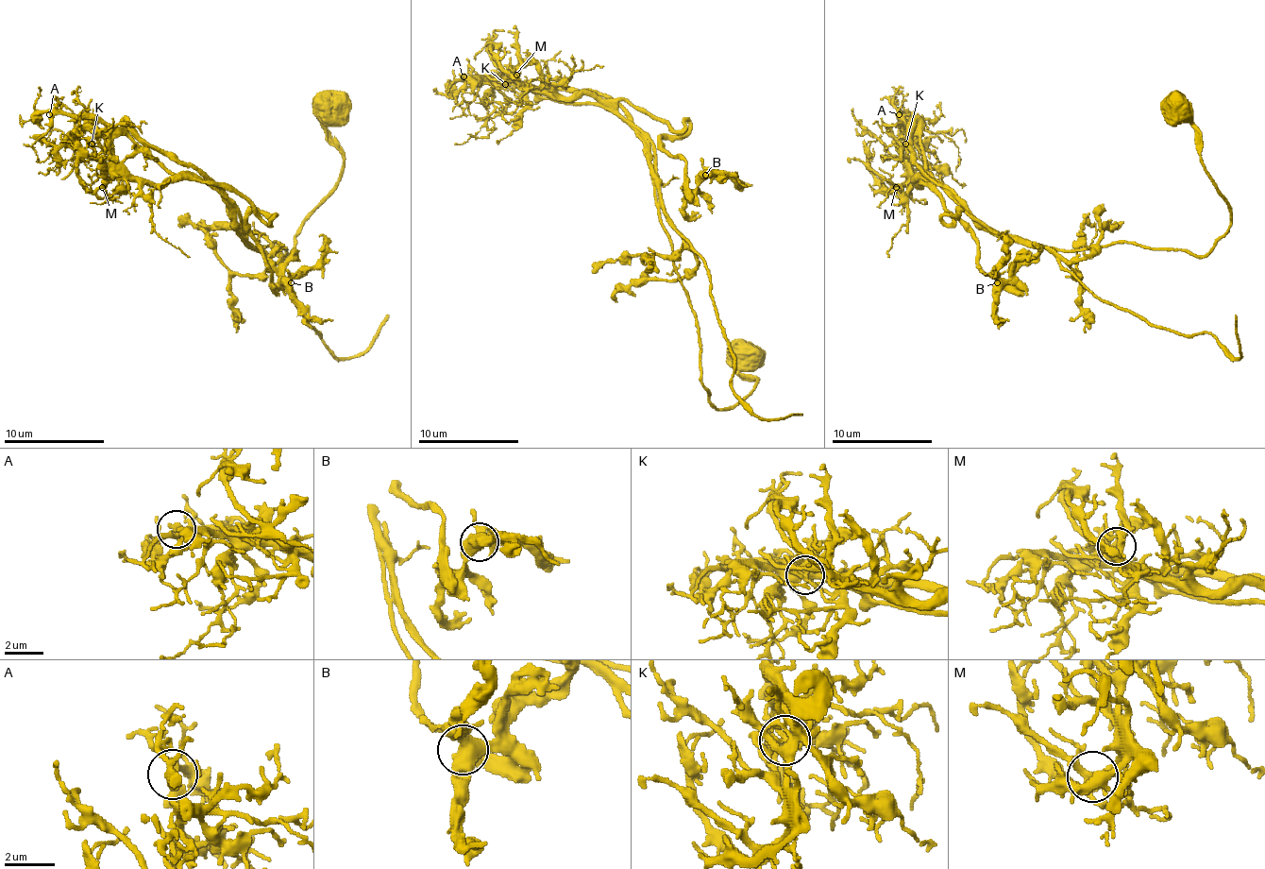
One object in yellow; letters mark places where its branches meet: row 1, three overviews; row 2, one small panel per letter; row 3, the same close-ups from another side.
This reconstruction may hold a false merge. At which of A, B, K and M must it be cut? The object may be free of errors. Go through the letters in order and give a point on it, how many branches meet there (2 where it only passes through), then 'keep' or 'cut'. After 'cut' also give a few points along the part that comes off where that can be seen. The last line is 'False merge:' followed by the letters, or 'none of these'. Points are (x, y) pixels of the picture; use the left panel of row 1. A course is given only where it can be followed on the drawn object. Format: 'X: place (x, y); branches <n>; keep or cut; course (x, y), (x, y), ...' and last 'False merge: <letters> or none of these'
A: place (49, 114); branches 5; keep
B: place (291, 282); branches 4; keep
K: place (92, 144); branches 6; cut; course (92, 144), (90, 157), (155, 184), (205, 179), (235, 207), (241, 230), (339, 358), (359, 356), (389, 315)
M: place (102, 187); branches 5; keep
False merge: K

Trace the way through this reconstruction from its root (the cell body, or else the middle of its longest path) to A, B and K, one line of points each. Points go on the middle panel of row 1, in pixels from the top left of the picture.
A: (660, 203), (660, 178), (647, 158), (647, 144), (612, 112), (597, 105), (544, 99), (498, 76), (463, 76)
B: (660, 203), (654, 144), (622, 99), (667, 125), (662, 147), (684, 162), (692, 193), (705, 175)
K: (660, 203), (660, 178), (647, 158), (647, 144), (597, 99), (586, 94), (547, 97), (514, 79), (506, 84)

